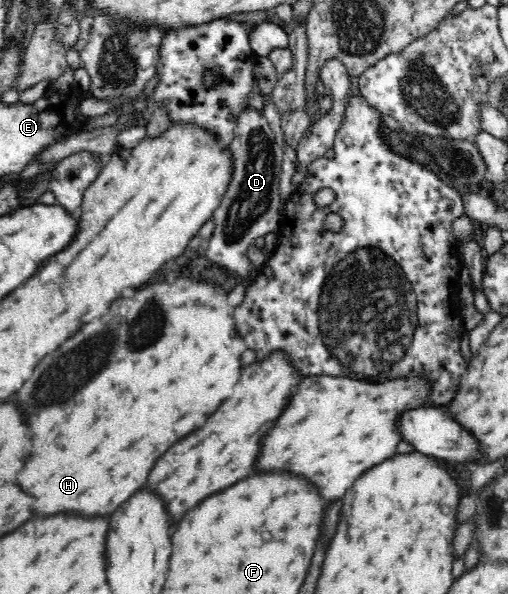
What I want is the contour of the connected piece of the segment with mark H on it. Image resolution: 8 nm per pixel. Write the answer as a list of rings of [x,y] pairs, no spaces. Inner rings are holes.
[[[180,277],[174,283],[158,283],[140,289],[134,297],[130,299],[116,299],[114,305],[110,305],[108,313],[102,315],[100,319],[82,325],[82,329],[70,337],[60,349],[56,349],[50,357],[44,357],[38,367],[34,369],[34,375],[22,385],[22,389],[16,393],[18,407],[22,409],[22,415],[26,417],[26,427],[32,433],[32,447],[30,447],[30,459],[26,459],[24,471],[18,473],[18,483],[26,493],[30,493],[34,501],[34,515],[54,515],[54,513],[78,513],[88,519],[94,519],[98,515],[112,515],[118,505],[122,505],[130,495],[134,495],[146,481],[150,469],[154,467],[156,459],[166,453],[176,441],[184,439],[194,427],[202,427],[206,419],[212,415],[210,411],[216,411],[220,403],[232,395],[236,381],[240,379],[242,365],[240,355],[246,351],[246,345],[242,343],[236,323],[232,321],[232,307],[226,301],[226,295],[220,287],[210,285],[210,283],[198,283],[188,277]]]

